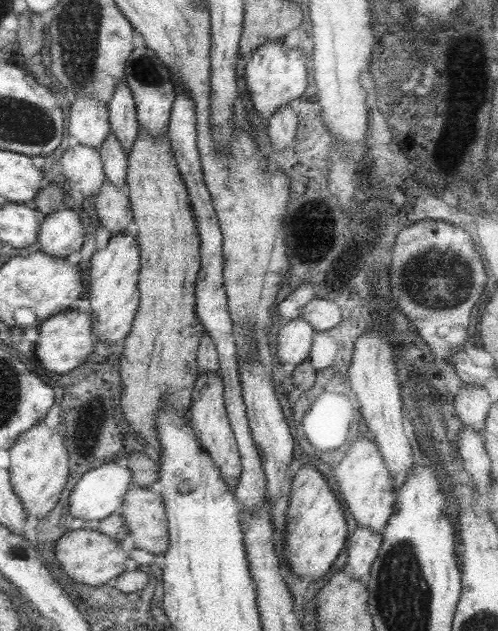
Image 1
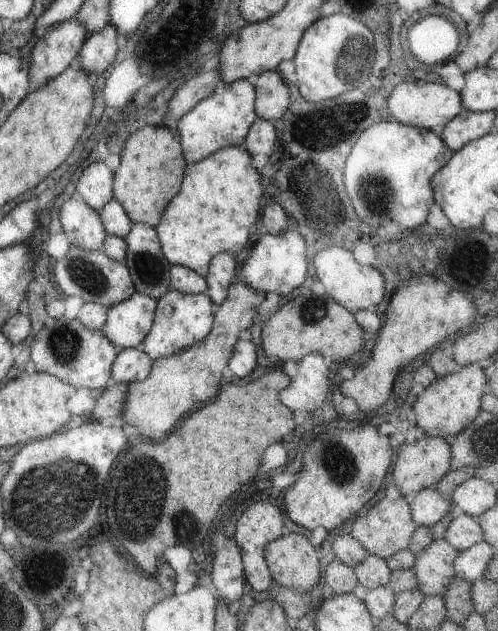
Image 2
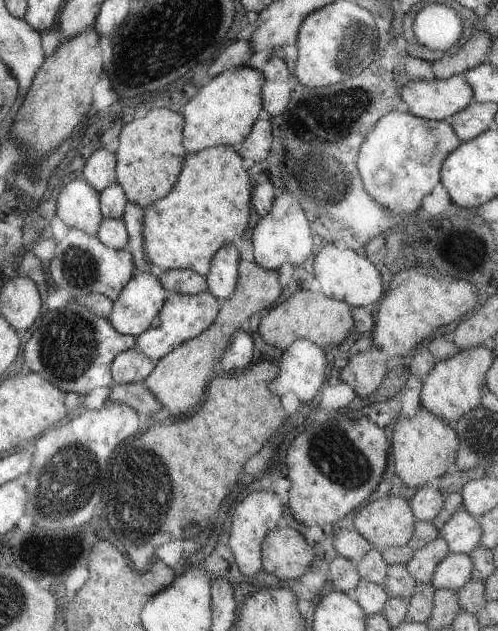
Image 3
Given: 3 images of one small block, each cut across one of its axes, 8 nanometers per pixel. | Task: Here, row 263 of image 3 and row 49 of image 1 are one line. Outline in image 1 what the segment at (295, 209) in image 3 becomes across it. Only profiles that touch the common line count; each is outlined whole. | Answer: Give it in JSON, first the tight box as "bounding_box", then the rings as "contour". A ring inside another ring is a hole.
{"bounding_box":[245,41,306,119],"contour":[[[269,41],[259,45],[255,51],[247,55],[245,64],[245,85],[249,92],[251,104],[257,114],[267,119],[281,106],[287,106],[293,99],[305,98],[306,67],[303,65],[303,51],[299,47],[285,49],[282,41]]]}

